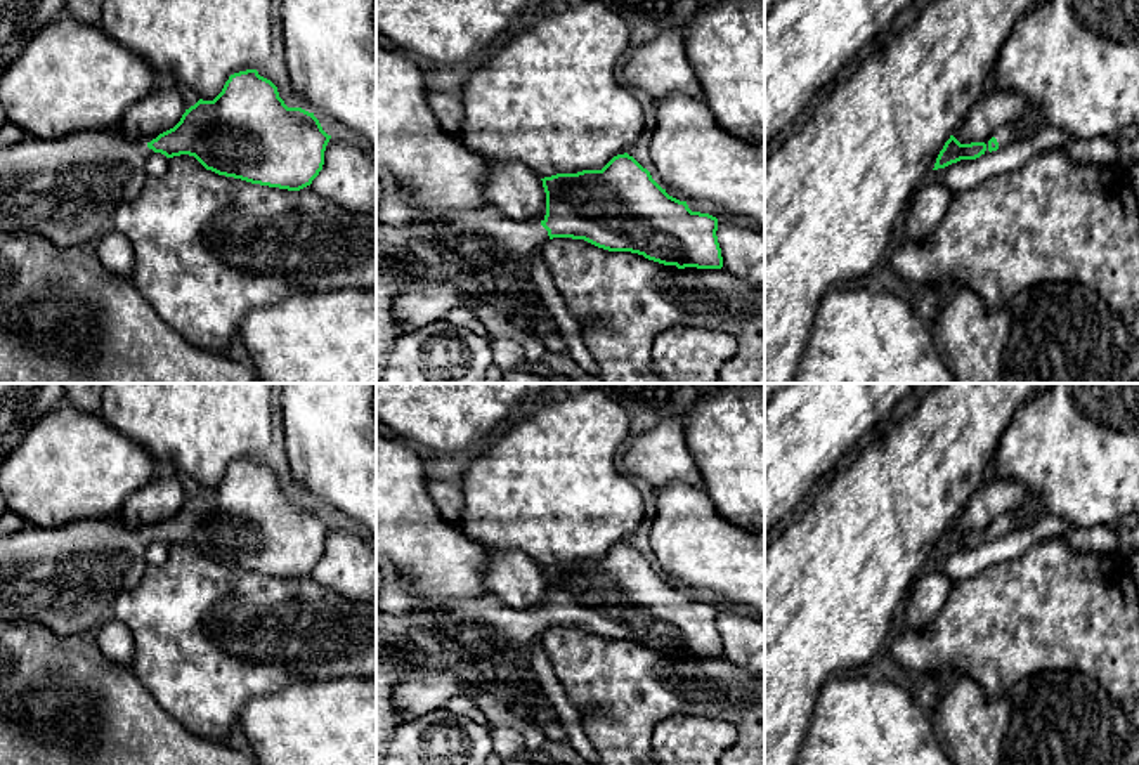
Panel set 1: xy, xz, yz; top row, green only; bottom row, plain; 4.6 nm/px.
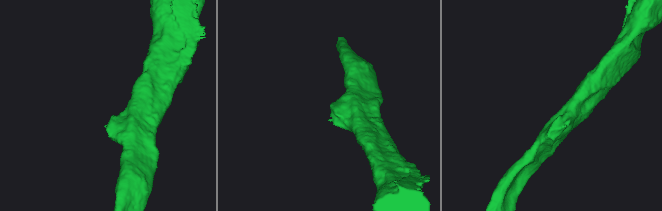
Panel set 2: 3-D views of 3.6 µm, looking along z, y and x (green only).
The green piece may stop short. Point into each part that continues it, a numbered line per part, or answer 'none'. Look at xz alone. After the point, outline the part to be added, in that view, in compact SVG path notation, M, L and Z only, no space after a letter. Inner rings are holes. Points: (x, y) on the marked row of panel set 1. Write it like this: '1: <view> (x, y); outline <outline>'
1: xz (517, 240); outline M487 203L475 210L459 210L444 217L430 217L414 210L407 227L376 226L376 269L387 262L399 264L413 281L442 283L454 272L478 276L480 269L492 264L492 257L466 260L447 248L439 238L439 227L446 226L458 234L477 234L487 238L506 258L525 265L537 246L550 241L548 231L541 226L544 217L513 220L498 206ZM420 241L435 250L444 265L428 267L411 252L411 243Z

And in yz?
1: yz (1006, 134); outline M1004 125L1004 127L997 128L997 130L985 141L985 144L986 144L986 151L985 151L985 153L990 153L990 151L988 151L988 141L990 141L992 137L997 139L999 149L1002 149L1002 147L1006 147L1006 146L1009 146L1011 142L1016 141L1016 125Z

